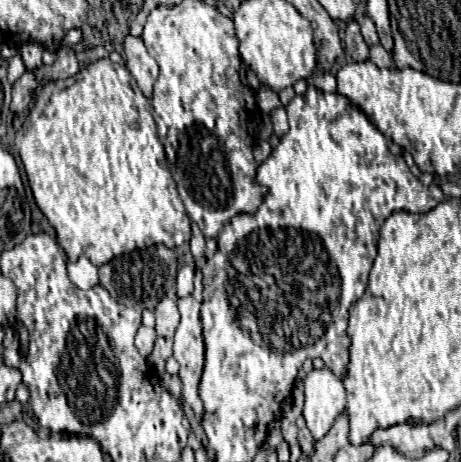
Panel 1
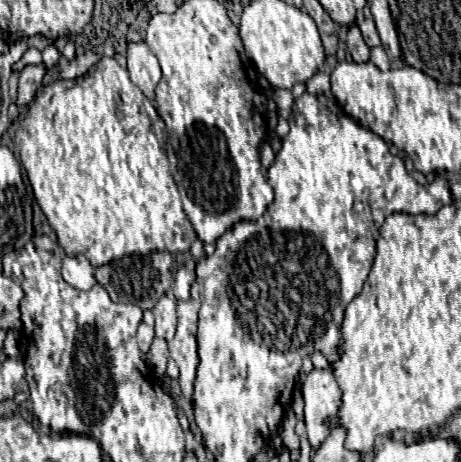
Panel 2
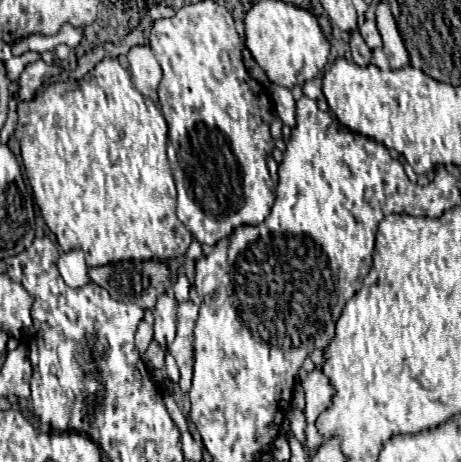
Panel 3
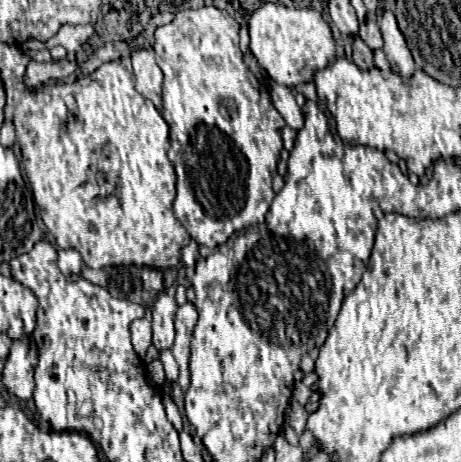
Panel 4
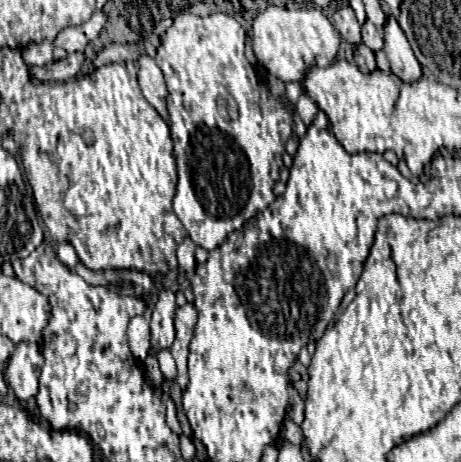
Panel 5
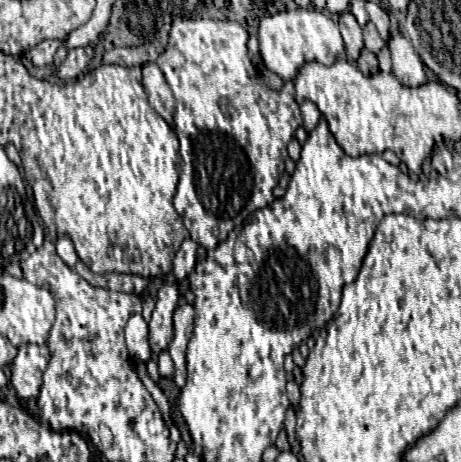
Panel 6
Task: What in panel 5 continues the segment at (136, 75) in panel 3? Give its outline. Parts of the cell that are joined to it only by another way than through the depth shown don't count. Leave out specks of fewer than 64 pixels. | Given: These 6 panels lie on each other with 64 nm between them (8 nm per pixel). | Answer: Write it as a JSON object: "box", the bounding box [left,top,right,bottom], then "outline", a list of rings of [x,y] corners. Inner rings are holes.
{"box":[138,56,168,120],"outline":[[[150,56],[138,58],[138,84],[144,98],[156,108],[156,112],[168,120],[168,88],[164,84],[164,74]]]}

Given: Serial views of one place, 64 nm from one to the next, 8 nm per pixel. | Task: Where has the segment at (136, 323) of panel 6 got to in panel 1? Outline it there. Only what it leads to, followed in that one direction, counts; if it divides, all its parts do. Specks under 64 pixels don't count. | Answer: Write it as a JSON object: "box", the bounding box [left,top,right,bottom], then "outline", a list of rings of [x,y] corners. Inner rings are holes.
{"box":[136,326,156,358],"outline":[[[140,326],[140,328],[138,328],[138,334],[136,334],[136,348],[138,348],[138,352],[140,352],[144,358],[150,356],[152,346],[154,346],[154,340],[156,340],[154,328],[146,328],[146,326]]]}

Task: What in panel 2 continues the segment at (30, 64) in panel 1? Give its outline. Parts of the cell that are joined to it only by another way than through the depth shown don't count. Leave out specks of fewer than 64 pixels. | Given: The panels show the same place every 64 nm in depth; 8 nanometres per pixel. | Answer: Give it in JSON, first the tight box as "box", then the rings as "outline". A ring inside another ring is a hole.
{"box":[12,48,42,72],"outline":[[[30,48],[30,50],[24,52],[24,56],[22,56],[18,62],[14,62],[12,70],[14,70],[14,72],[20,72],[24,66],[28,66],[28,64],[40,64],[40,62],[42,62],[40,52],[38,52],[36,48]]]}

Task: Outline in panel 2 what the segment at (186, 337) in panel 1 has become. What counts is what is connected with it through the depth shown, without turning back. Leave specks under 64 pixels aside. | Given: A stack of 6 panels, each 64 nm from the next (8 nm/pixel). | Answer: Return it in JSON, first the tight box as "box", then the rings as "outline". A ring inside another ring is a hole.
{"box":[170,300,200,398],"outline":[[[186,300],[178,302],[178,330],[174,340],[170,342],[170,356],[180,366],[180,388],[184,398],[192,398],[192,386],[198,366],[198,352],[196,352],[196,320],[198,320],[200,302]]]}

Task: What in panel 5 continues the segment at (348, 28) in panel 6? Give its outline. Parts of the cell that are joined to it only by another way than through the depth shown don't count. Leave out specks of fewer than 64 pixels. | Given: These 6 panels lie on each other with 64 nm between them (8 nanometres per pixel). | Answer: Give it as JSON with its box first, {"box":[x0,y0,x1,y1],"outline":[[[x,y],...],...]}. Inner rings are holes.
{"box":[334,4,362,48],"outline":[[[342,4],[336,12],[334,12],[334,24],[340,32],[340,36],[352,44],[352,48],[358,48],[358,44],[362,42],[362,36],[360,36],[360,24],[354,16],[354,10],[348,6],[348,4]]]}

